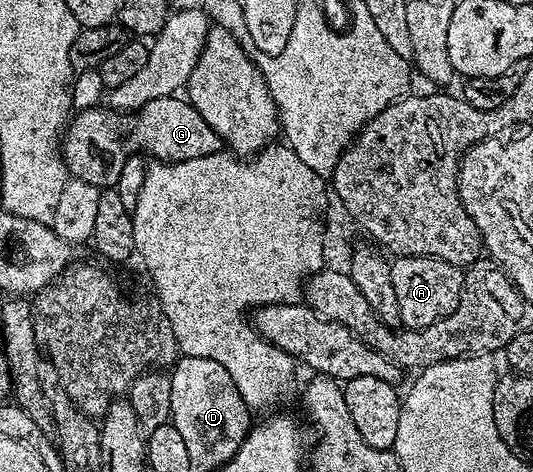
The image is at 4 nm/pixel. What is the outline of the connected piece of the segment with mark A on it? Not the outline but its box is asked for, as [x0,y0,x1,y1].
[390,255,464,331]

